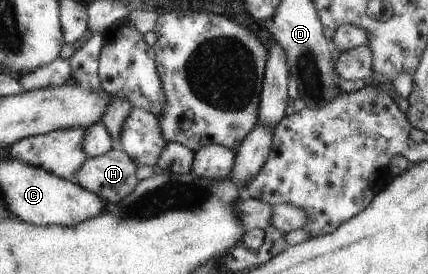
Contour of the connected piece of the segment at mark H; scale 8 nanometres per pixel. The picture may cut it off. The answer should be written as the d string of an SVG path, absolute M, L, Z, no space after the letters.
M115 147L103 154L85 158L72 176L72 181L99 196L105 205L115 204L135 188L138 181L135 167L130 156Z

